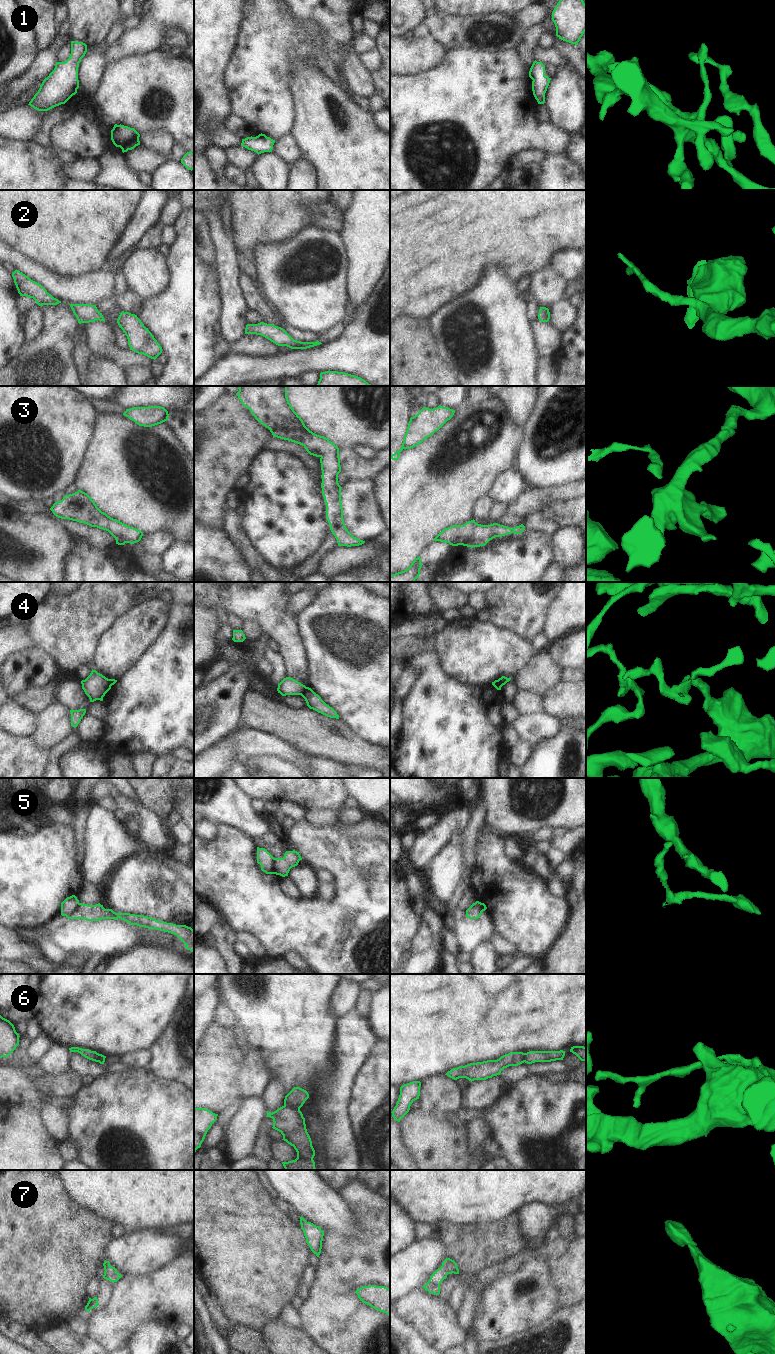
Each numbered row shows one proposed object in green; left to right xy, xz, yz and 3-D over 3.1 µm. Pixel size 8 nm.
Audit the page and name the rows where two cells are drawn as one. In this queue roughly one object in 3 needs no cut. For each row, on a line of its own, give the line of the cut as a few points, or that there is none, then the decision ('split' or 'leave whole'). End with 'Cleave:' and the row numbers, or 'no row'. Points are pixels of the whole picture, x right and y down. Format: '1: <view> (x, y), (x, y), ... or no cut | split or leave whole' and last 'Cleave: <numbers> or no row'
1: no cut | leave whole
2: no cut | leave whole
3: no cut | leave whole
4: xz (307, 687), (301, 695) | split
5: xy (79, 903), (66, 916) | split
6: xz (284, 1105), (299, 1110) | split
7: no cut | leave whole
Cleave: 4, 5, 6

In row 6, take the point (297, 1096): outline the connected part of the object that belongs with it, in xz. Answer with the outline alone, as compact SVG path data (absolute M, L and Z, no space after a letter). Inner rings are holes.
M294 1087L284 1099L284 1106L300 1110L305 1101L309 1098L306 1090L300 1087Z

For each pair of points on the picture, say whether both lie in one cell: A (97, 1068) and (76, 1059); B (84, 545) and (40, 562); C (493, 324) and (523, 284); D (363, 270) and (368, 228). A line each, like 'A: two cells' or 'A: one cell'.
A: one cell
B: two cells
C: two cells
D: one cell

